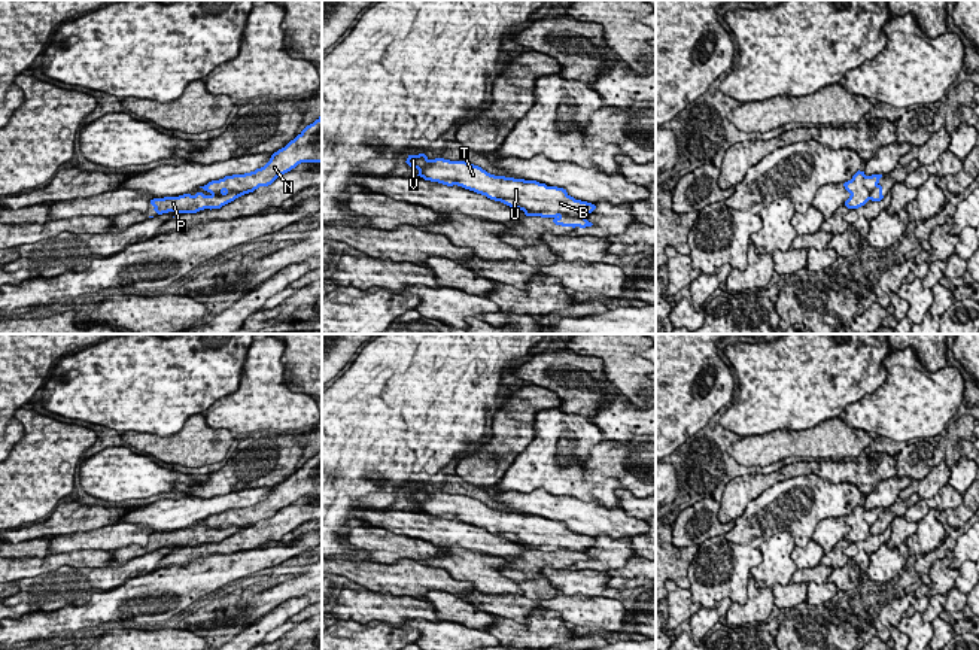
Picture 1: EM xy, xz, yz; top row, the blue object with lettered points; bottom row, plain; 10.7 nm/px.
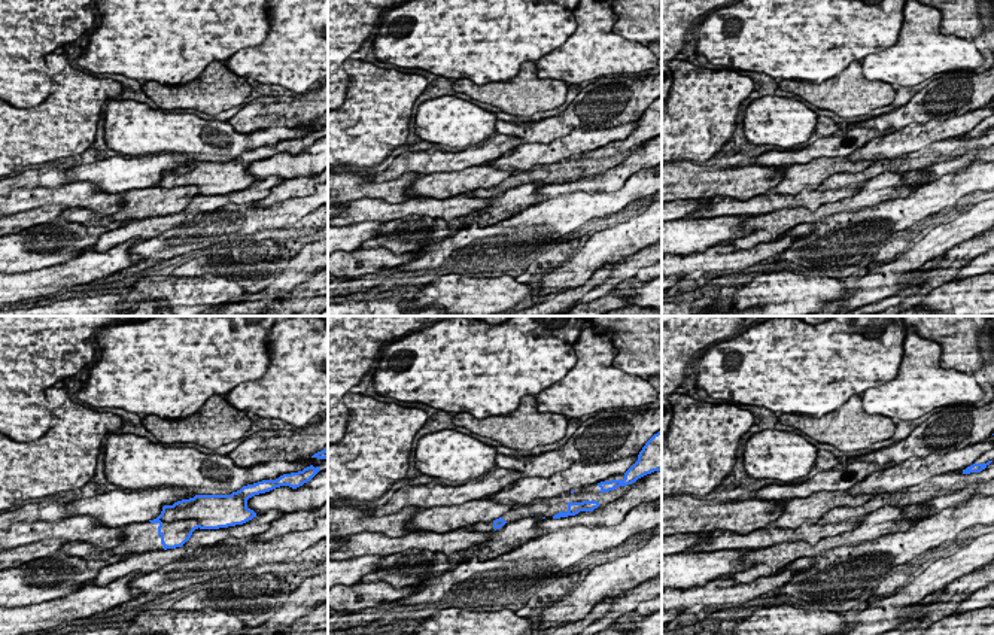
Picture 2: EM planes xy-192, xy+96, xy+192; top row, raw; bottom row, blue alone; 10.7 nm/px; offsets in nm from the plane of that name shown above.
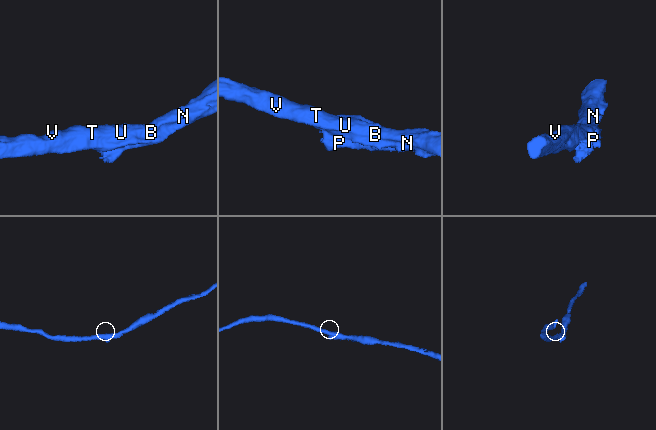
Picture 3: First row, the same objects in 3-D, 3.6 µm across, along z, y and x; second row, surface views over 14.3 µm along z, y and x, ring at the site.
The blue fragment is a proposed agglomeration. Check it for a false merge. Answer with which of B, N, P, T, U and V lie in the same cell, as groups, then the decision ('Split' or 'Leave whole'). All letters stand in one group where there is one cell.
Groups: B N T U V / P. Split

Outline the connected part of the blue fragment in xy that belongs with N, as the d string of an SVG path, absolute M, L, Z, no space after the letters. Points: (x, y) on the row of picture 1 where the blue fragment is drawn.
M322 116L307 125L285 148L274 152L264 167L244 174L225 176L200 188L212 195L221 195L224 191L249 194L259 186L271 185L279 176L301 162L322 162Z

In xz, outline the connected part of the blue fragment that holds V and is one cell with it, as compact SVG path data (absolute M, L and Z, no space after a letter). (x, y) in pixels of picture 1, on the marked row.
M419 154L408 155L405 162L417 168L417 176L425 180L462 186L523 210L526 216L587 218L596 209L592 203L575 200L563 188L547 186L536 180L495 176L466 161L429 160L425 154Z

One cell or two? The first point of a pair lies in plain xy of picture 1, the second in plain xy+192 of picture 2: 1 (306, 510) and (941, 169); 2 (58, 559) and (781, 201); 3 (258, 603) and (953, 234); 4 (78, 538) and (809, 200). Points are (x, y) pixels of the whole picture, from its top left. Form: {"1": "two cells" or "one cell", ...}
{"1": "one cell", "2": "one cell", "3": "one cell", "4": "two cells"}

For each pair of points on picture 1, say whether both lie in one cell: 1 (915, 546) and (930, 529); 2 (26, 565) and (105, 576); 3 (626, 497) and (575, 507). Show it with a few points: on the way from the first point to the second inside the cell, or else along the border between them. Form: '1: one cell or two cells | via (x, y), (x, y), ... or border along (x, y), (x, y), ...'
1: one cell | via (920, 541), (927, 534)
2: two cells | border along (88, 567), (61, 565), (49, 573)
3: two cells | border along (619, 506), (640, 521)

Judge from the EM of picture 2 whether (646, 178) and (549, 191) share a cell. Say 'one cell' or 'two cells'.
two cells

